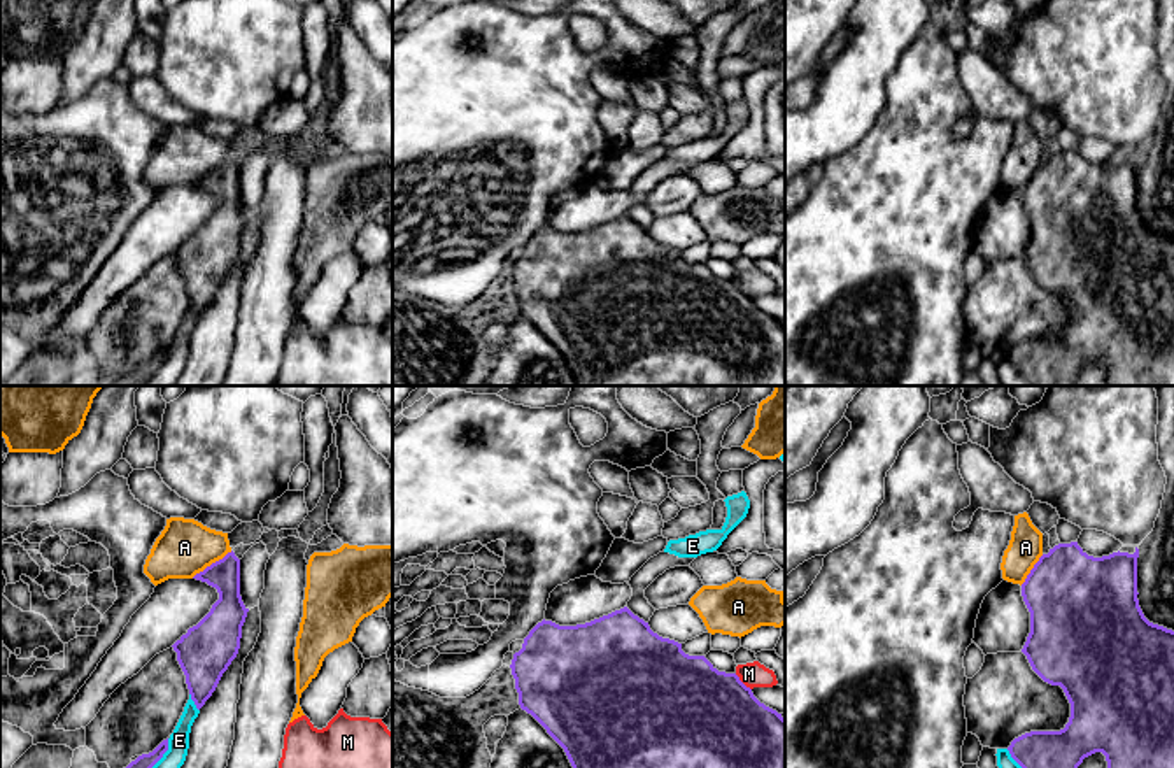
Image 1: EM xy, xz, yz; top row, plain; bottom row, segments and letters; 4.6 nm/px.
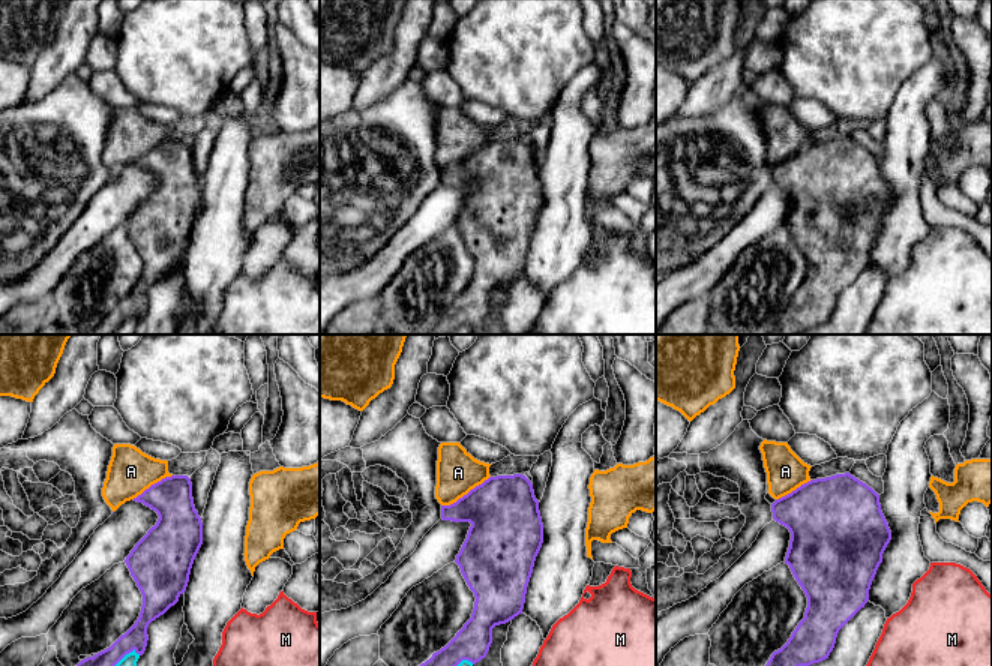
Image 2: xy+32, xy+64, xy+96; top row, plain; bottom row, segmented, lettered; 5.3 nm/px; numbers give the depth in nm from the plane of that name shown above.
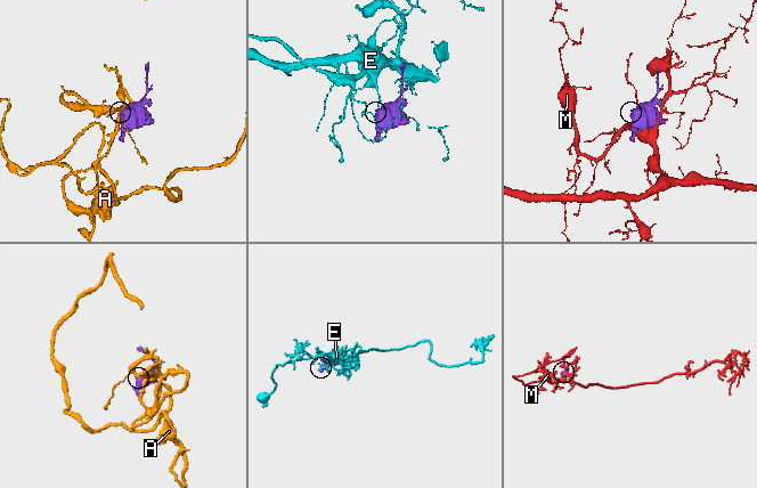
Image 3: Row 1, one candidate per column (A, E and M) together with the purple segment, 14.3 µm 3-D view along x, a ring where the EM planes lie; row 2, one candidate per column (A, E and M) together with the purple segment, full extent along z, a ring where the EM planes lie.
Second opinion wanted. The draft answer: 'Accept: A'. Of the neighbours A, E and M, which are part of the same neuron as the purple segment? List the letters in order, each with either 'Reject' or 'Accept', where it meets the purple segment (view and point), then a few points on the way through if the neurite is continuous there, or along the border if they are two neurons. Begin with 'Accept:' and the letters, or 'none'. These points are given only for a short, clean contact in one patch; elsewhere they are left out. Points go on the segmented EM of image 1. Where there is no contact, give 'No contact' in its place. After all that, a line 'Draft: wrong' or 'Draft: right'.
Accept: A
A: Accept. Touches purple at xy (212, 563)
E: Reject. Touches purple at xy (193, 700). Boundary: xy (190, 693), (198, 711)
M: Reject. Touches purple at xz (742, 682)
Draft: right

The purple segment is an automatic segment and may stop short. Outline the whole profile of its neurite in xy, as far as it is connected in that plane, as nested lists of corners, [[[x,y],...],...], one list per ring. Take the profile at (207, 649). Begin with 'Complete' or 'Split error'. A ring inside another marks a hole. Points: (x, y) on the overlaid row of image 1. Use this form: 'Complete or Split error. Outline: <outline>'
Complete. Outline: [[[233,551],[193,579],[207,582],[219,593],[210,612],[172,645],[191,700],[200,710],[238,654],[249,608],[240,596],[240,559]]]

